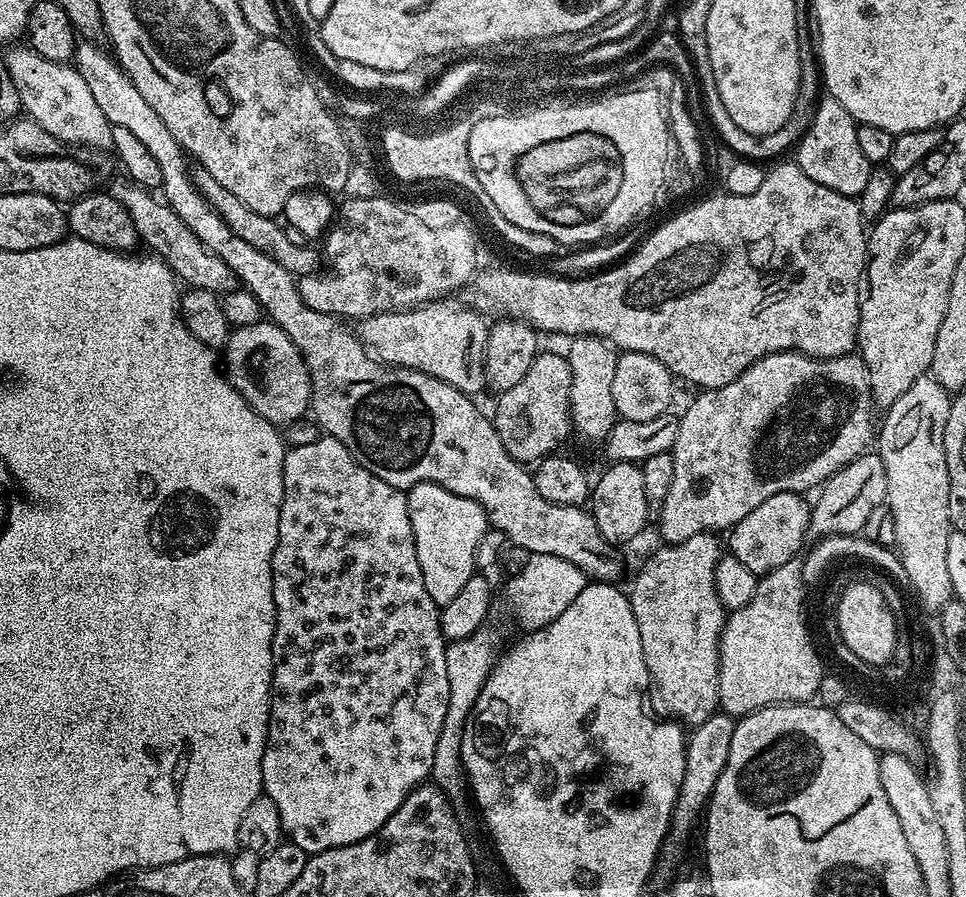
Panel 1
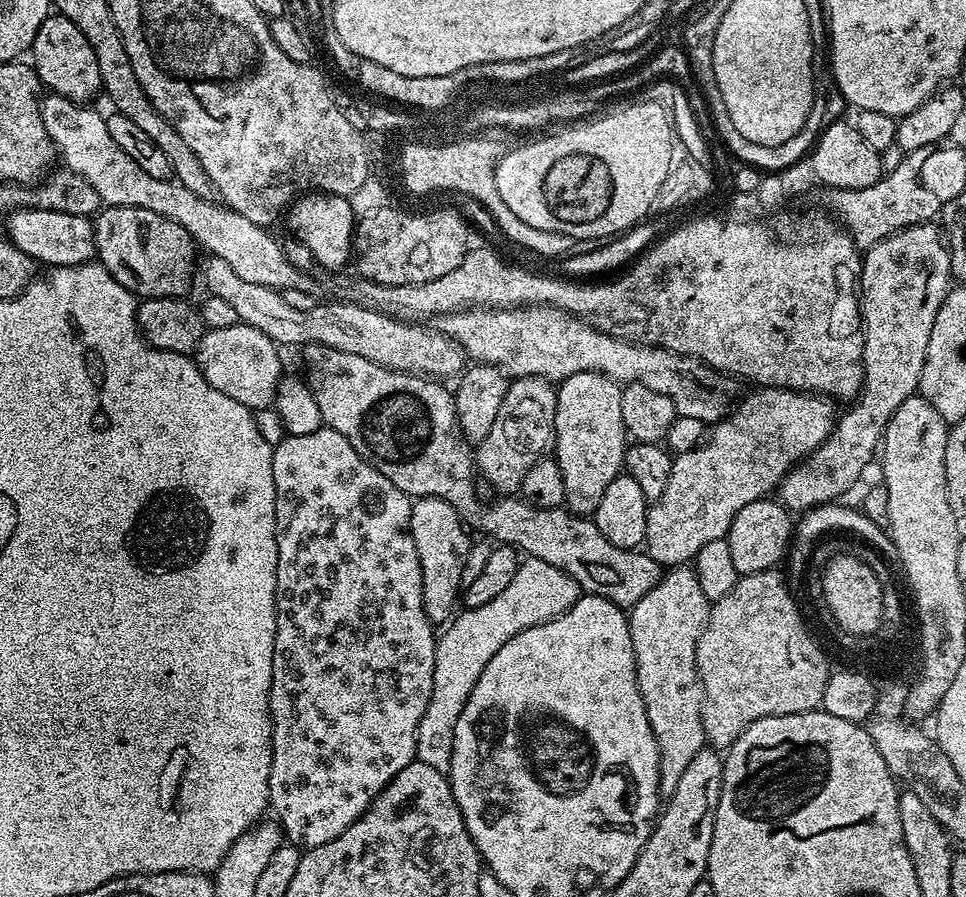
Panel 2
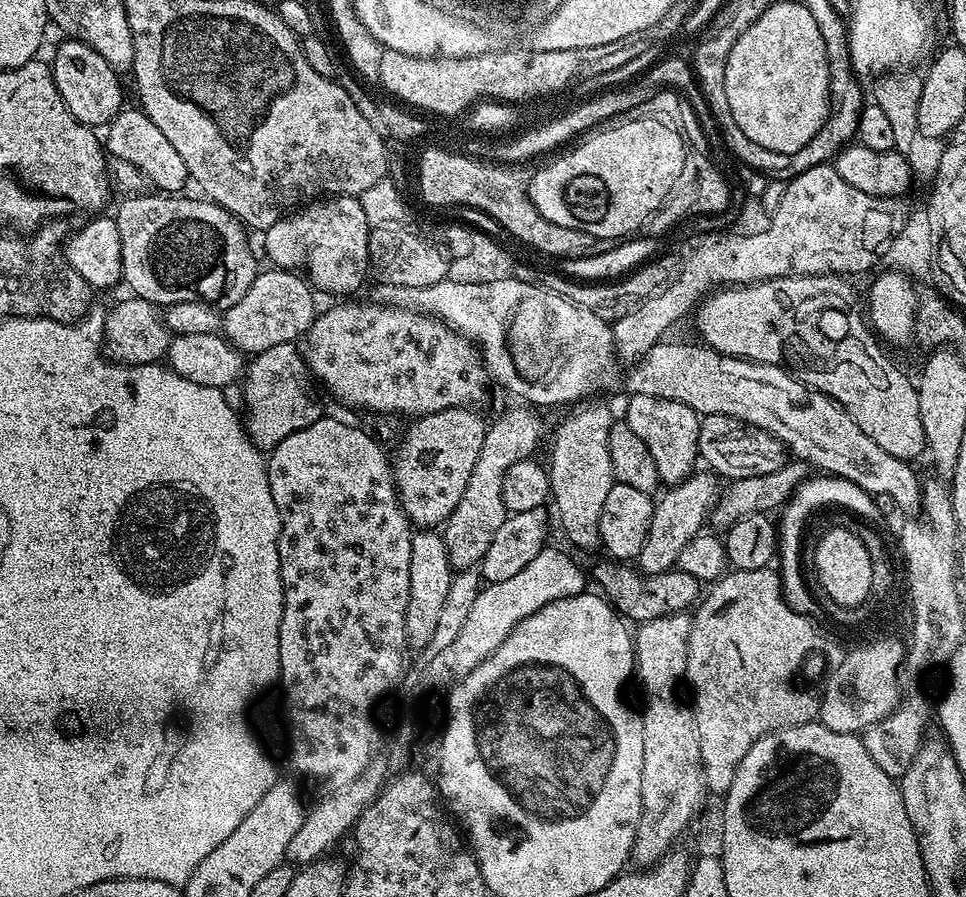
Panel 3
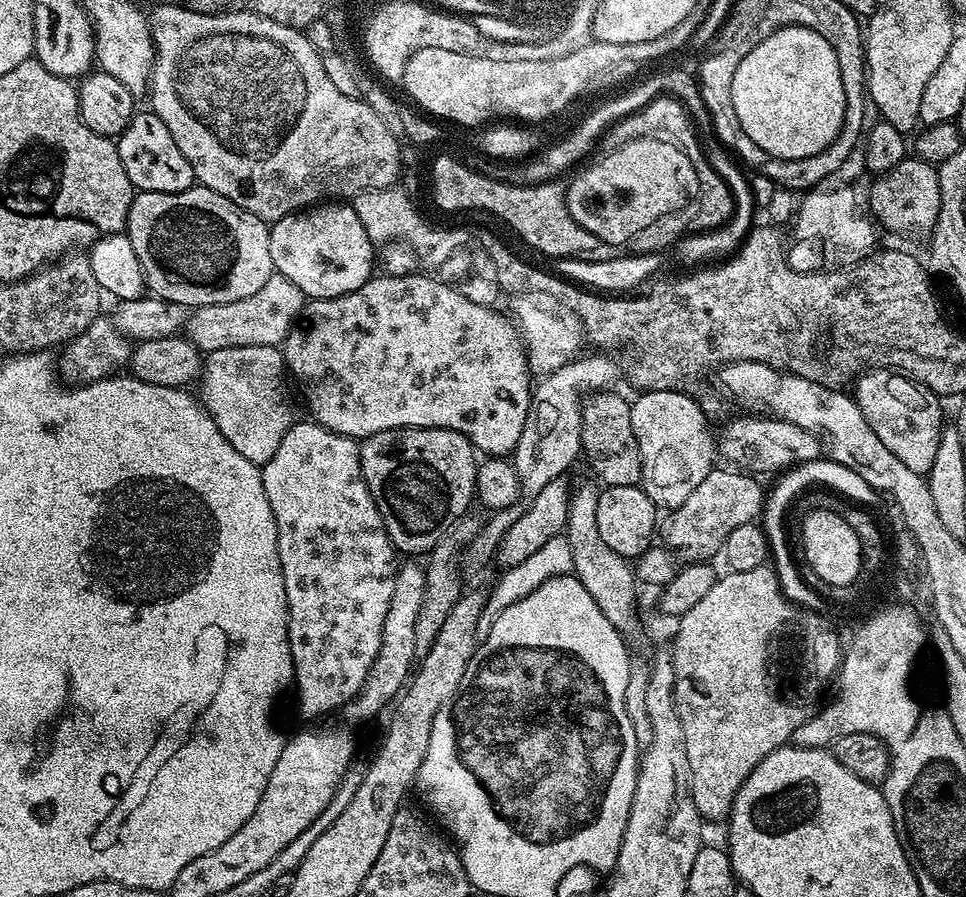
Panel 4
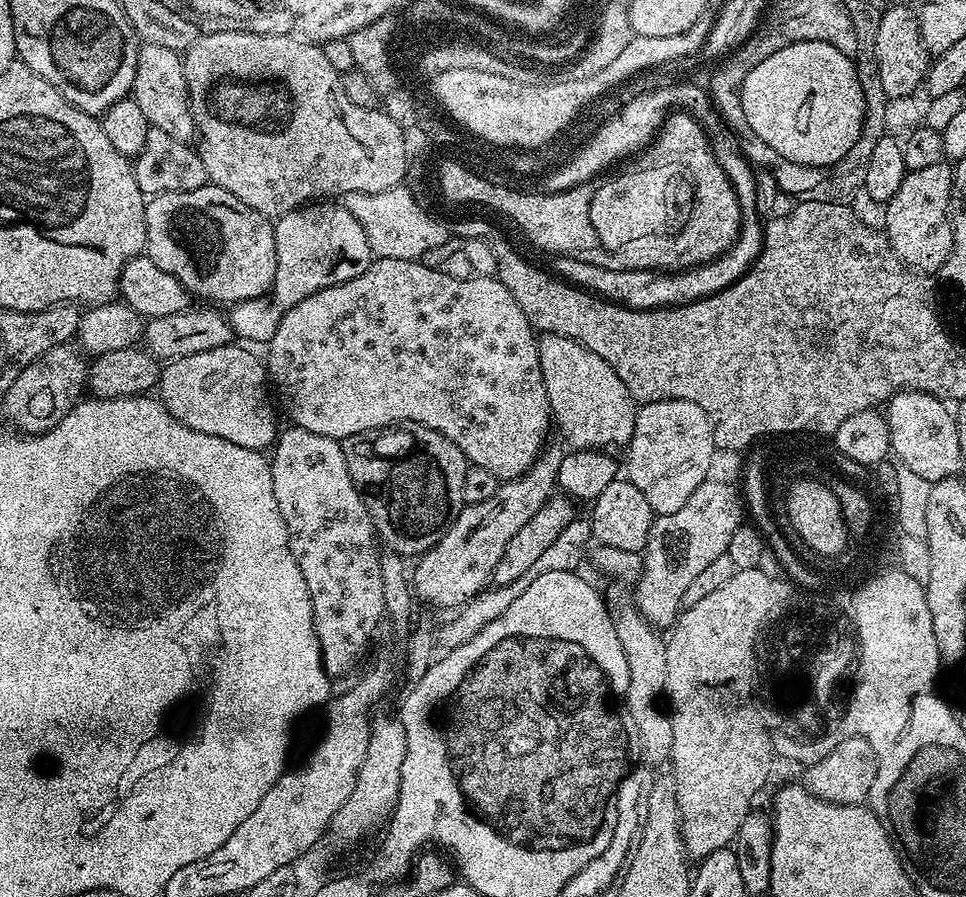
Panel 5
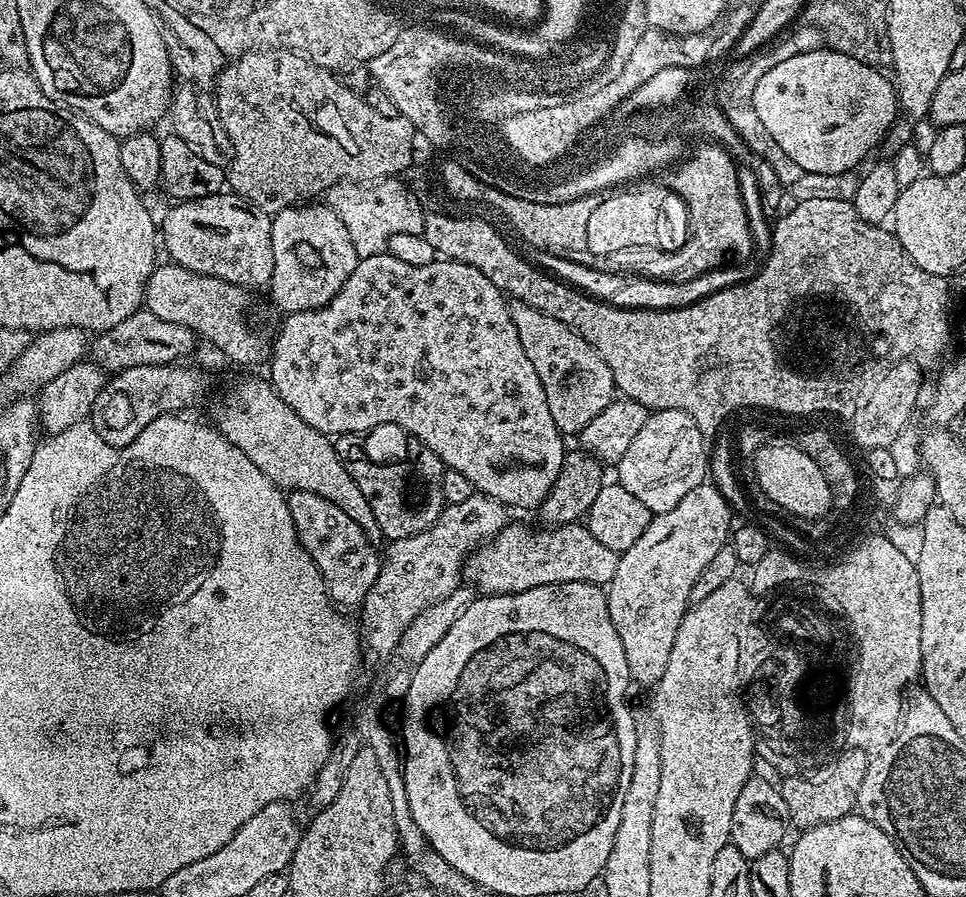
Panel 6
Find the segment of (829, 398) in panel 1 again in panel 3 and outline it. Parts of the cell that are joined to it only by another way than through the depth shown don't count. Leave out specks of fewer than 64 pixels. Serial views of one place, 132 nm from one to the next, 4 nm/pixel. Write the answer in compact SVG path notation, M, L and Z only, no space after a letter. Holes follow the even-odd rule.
M693 471L681 484L671 485L665 491L668 493L661 500L655 501L650 518L650 530L646 534L646 542L642 545L638 557L639 571L645 576L673 571L676 568L678 554L682 554L682 546L686 546L686 542L690 542L705 531L704 523L709 523L712 509L720 499L722 484L711 471L700 471Z

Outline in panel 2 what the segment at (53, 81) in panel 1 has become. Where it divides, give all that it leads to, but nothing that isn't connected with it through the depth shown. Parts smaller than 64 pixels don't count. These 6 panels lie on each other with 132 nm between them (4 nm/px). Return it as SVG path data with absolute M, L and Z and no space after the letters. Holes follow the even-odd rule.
M48 94L43 97L40 113L46 134L50 134L63 167L74 174L82 174L82 178L98 190L101 205L134 206L170 218L170 222L178 222L178 226L185 228L203 251L205 248L205 253L222 258L222 262L227 262L230 270L246 282L258 282L258 286L270 286L285 294L302 290L302 294L321 295L321 281L319 284L310 273L295 268L288 261L283 246L268 233L271 231L265 225L250 222L250 218L242 218L242 214L233 208L209 197L191 193L174 178L150 178L150 174L146 174L146 170L142 170L126 150L120 149L114 138L110 138L107 119L103 115L100 117L92 106Z

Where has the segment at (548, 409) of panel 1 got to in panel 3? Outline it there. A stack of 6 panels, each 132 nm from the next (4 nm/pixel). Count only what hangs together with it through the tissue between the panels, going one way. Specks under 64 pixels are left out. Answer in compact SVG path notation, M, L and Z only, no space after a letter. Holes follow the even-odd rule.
M532 406L520 407L524 408L506 409L493 424L491 421L487 425L478 462L474 462L474 470L470 474L470 483L462 493L458 506L454 506L442 525L446 554L453 570L475 568L479 565L494 534L498 534L502 522L510 515L502 502L502 478L506 478L506 470L510 470L514 462L522 462L537 455L536 447L544 432L544 424L539 416L541 413Z

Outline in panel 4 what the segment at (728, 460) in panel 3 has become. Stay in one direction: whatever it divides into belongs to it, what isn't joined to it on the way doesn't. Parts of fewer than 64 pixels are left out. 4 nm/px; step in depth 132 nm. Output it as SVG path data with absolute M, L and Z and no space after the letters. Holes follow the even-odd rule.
M744 414L738 420L732 420L714 440L714 448L721 461L739 466L754 474L760 472L783 473L789 468L806 460L817 459L818 452L812 449L813 437L802 434L801 428L788 420L769 418L764 414ZM729 460L729 461L728 461Z

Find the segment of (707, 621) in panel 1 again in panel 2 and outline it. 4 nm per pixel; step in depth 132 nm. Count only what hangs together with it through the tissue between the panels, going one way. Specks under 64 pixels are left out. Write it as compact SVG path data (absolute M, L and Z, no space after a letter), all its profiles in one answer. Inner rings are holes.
M672 566L661 575L658 586L650 590L650 594L642 594L642 598L627 613L630 642L634 646L636 659L636 677L642 694L642 702L646 706L646 718L650 722L650 730L654 730L654 738L660 751L660 794L667 798L674 794L674 786L678 786L678 778L686 771L686 766L704 747L704 727L702 726L702 706L704 705L704 687L696 665L698 638L702 638L702 630L708 621L710 602L706 594L702 594L702 586L698 586L695 571L688 566Z

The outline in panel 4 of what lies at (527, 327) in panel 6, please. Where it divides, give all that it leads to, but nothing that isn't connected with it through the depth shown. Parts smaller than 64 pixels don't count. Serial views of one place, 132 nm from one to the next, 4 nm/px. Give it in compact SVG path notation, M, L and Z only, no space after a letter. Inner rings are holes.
M600 390L592 401L584 404L582 418L582 452L596 471L595 479L604 486L637 486L642 478L642 454L638 454L638 438L634 438L634 426L630 426L631 403L616 393L616 390Z

